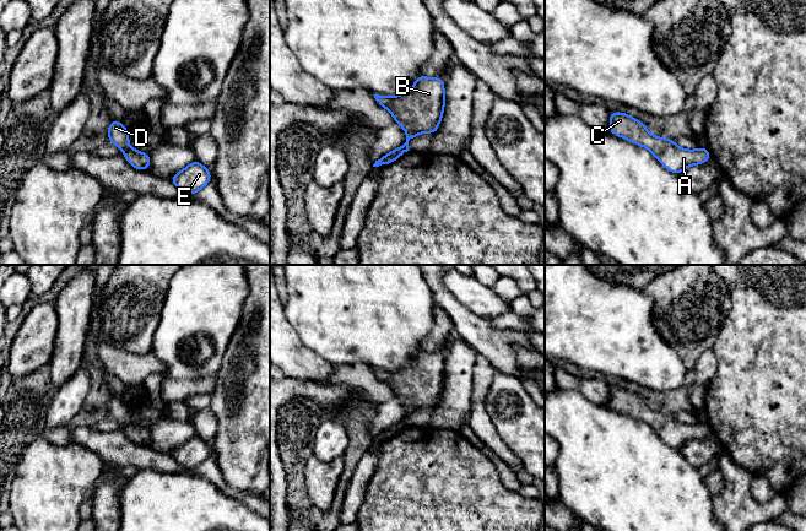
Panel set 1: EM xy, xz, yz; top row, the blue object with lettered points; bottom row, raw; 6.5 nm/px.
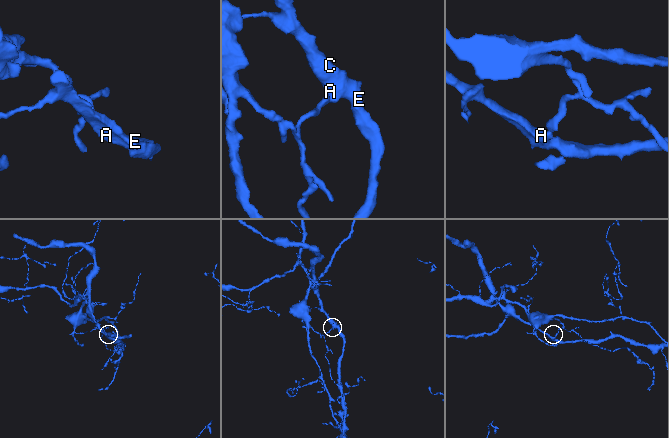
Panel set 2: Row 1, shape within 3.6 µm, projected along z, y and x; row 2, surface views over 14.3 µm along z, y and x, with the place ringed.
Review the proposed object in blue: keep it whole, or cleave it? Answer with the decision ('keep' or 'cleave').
cleave

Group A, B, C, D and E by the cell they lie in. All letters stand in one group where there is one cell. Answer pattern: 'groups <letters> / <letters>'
groups A B C E / D

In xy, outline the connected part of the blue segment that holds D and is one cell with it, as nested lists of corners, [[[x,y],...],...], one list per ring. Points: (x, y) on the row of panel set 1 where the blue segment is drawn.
[[[110,121],[108,126],[108,140],[124,152],[129,148],[129,134],[120,121]]]

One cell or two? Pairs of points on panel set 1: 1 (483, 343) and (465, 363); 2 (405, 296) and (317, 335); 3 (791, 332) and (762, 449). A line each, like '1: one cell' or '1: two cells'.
1: two cells
2: one cell
3: one cell

